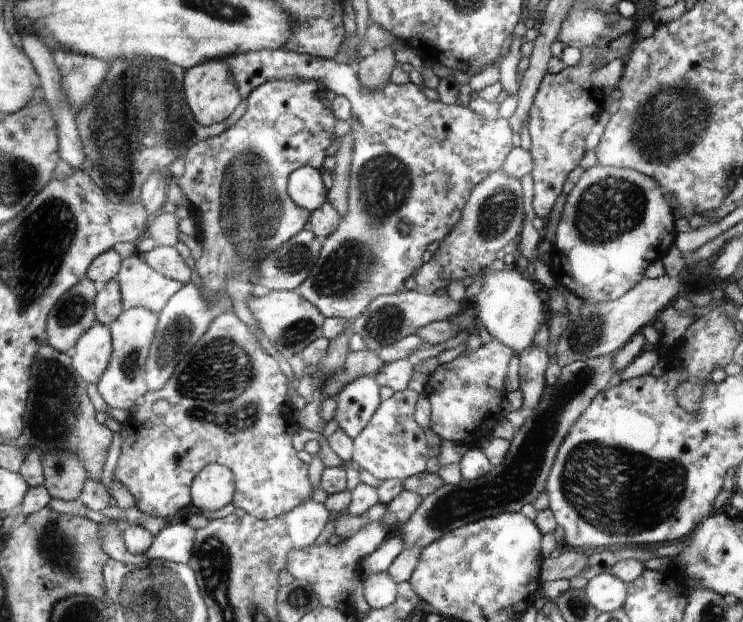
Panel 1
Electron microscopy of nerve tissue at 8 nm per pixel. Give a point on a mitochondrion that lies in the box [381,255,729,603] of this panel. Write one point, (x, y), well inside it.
(622, 493)

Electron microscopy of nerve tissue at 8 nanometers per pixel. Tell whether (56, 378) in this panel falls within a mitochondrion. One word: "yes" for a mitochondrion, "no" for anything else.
yes

